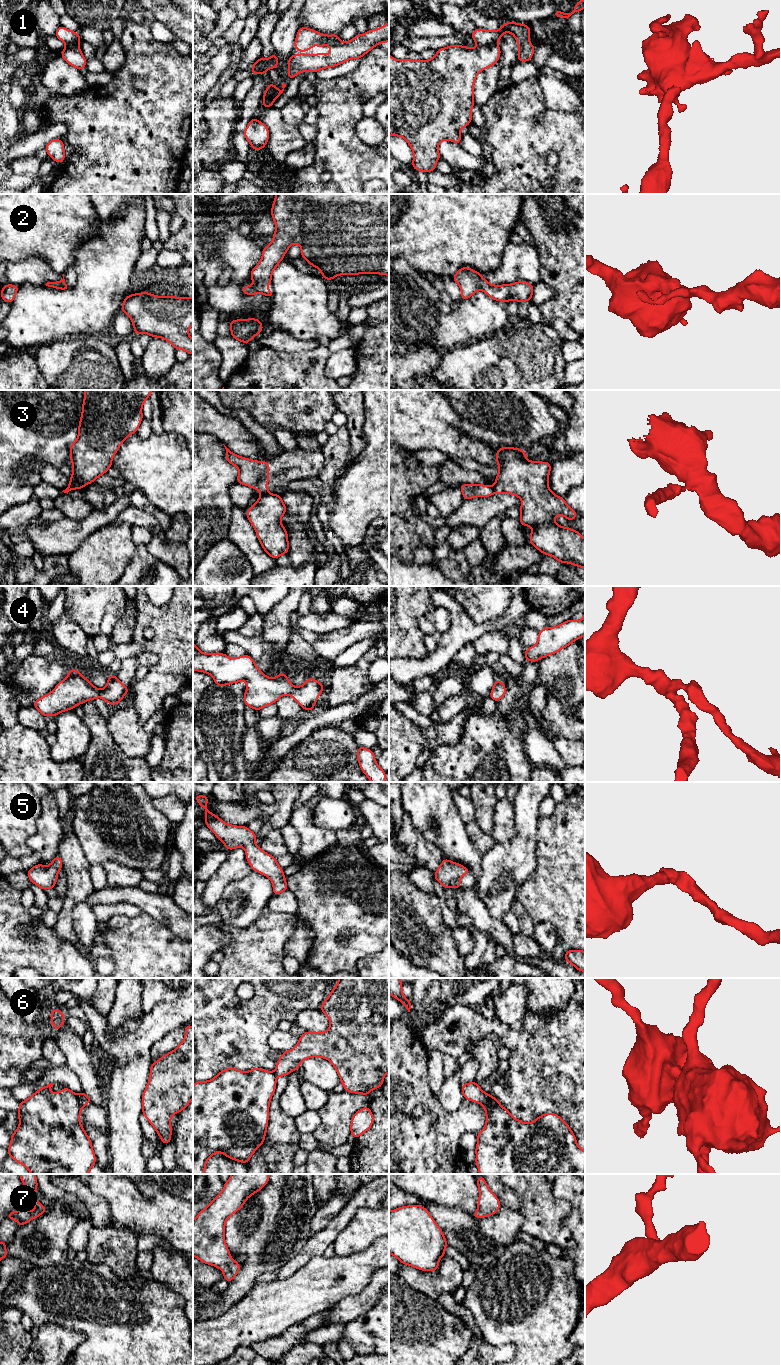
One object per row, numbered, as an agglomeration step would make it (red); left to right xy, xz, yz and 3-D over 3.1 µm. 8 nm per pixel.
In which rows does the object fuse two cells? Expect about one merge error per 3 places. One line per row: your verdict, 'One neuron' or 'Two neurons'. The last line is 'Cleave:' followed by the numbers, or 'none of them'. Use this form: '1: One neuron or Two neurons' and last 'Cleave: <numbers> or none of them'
1: Two neurons
2: One neuron
3: Two neurons
4: One neuron
5: One neuron
6: Two neurons
7: One neuron
Cleave: 1, 3, 6

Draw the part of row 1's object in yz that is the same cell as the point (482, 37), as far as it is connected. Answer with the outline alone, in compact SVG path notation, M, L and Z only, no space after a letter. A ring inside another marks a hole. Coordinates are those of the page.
M505 22L497 31L489 31L486 29L476 28L471 34L471 37L476 42L477 46L488 46L498 43L499 39L505 32L514 35L519 46L518 61L530 61L533 57L535 47L530 43L529 36L531 30L528 25L514 22Z

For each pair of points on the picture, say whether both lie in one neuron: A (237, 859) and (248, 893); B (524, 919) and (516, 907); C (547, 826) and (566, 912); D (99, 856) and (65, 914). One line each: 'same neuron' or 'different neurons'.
A: different neurons
B: same neuron
C: same neuron
D: different neurons

